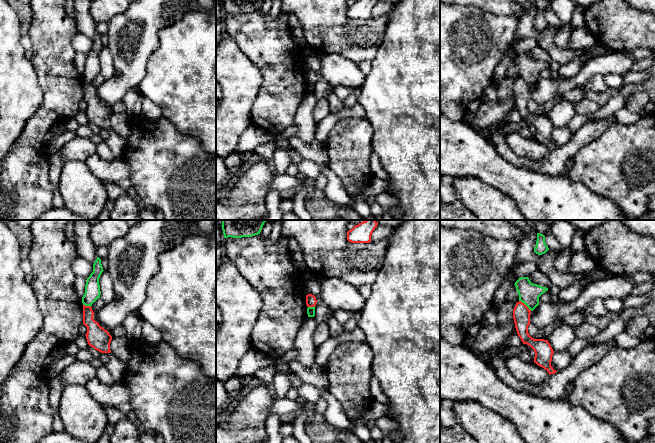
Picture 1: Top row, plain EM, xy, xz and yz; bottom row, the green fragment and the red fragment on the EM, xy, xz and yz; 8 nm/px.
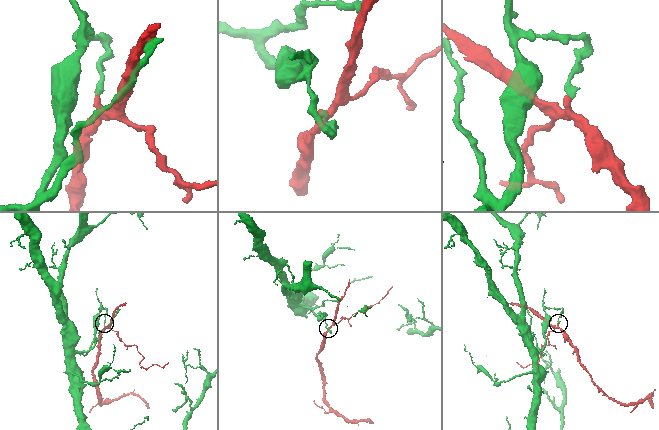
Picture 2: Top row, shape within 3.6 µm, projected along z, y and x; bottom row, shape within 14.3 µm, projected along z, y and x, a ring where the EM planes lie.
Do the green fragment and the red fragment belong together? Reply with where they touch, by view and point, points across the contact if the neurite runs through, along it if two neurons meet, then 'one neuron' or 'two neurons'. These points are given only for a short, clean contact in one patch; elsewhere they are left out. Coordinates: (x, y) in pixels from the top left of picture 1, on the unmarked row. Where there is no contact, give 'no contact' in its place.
yz (525, 80) | along yz (519, 76), (531, 86) | two neurons

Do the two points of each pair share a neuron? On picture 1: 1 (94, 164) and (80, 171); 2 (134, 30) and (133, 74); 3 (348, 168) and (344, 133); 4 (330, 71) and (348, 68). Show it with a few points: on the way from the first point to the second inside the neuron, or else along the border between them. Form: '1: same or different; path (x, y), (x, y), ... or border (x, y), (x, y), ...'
1: different; border (83, 161), (104, 183)
2: same; path (133, 41), (133, 63)
3: same; path (348, 159), (348, 142)
4: same; path (334, 71), (344, 71)

